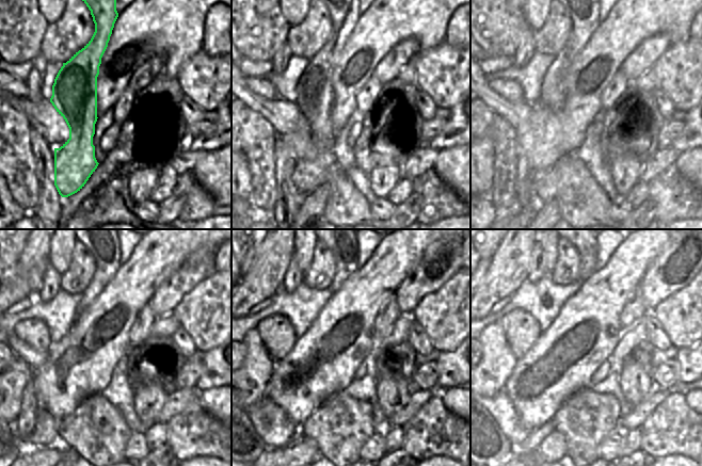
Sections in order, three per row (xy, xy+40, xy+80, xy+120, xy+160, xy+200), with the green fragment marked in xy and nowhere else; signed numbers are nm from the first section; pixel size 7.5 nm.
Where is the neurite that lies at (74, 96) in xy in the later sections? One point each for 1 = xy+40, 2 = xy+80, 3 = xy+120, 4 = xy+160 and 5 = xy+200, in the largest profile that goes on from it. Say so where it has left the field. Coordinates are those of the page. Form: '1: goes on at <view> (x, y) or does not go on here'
1: goes on at xy+40 (314, 94)
2: goes on at xy+80 (584, 12)
3: goes on at xy+120 (106, 251)
4: goes on at xy+160 (345, 251)
5: goes on at xy+200 (587, 251)

